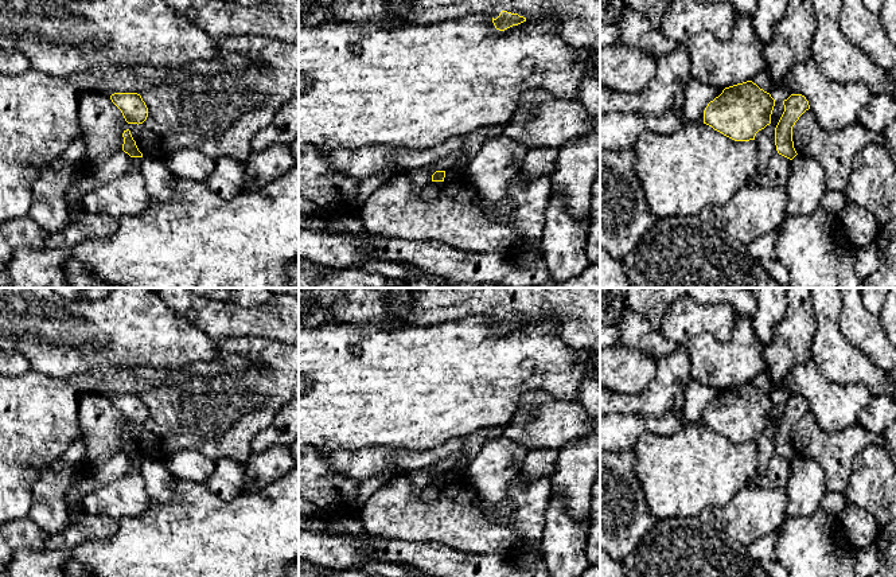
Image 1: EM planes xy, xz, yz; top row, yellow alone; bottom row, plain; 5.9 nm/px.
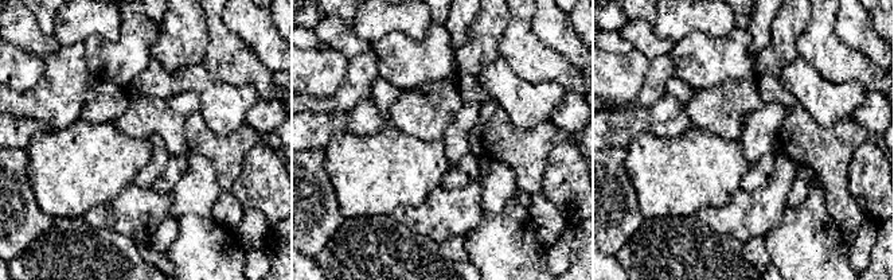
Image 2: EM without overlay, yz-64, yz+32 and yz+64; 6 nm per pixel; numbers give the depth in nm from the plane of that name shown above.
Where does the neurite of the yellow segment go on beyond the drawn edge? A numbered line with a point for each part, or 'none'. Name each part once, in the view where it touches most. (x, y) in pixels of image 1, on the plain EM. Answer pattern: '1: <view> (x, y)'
1: xz (577, 310)

